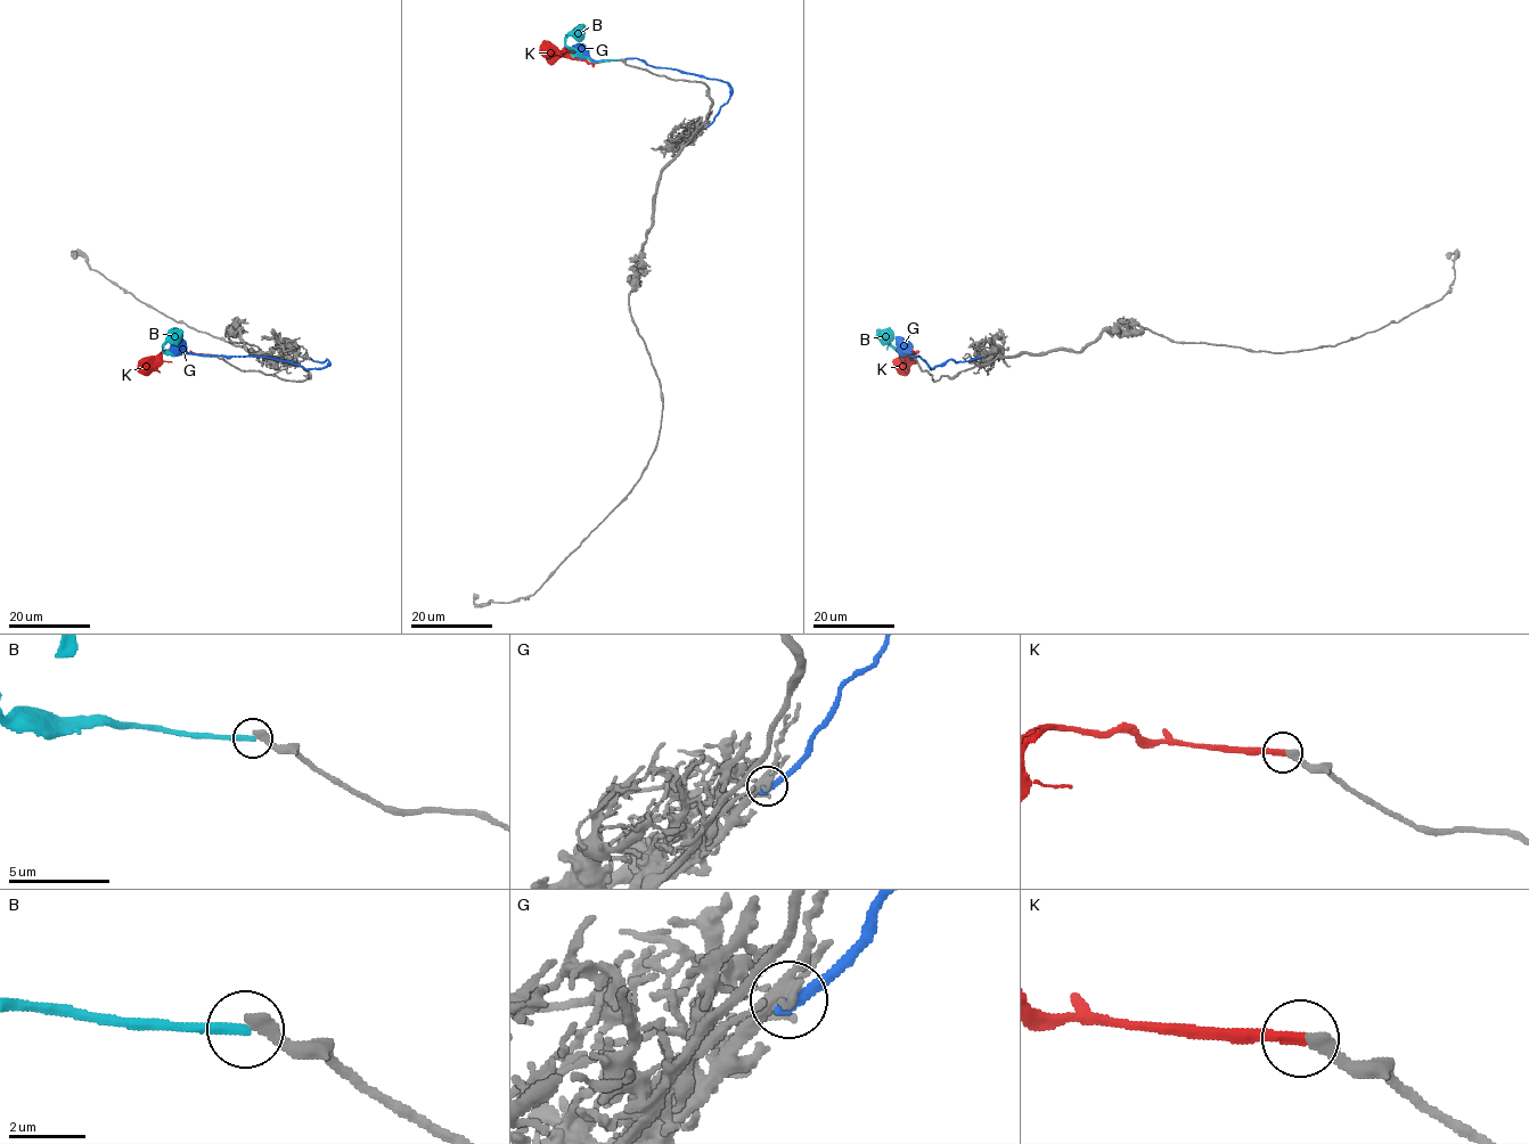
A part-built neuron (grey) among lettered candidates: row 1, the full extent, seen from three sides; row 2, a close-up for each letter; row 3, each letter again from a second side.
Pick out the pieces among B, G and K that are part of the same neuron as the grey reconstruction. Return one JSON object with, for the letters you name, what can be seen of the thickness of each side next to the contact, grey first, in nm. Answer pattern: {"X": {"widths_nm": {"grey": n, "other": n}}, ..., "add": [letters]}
{"K": {"widths_nm": {"grey": 320, "other": 280}}, "add": ["K"]}

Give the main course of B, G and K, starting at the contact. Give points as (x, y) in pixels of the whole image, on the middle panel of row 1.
B: (616, 59), (593, 62), (569, 47), (565, 40), (586, 25)
G: (705, 127), (729, 98), (730, 87), (726, 82), (653, 67), (636, 58), (594, 60), (580, 46), (574, 46)
K: (616, 59), (588, 63), (562, 57), (554, 49), (540, 48)

